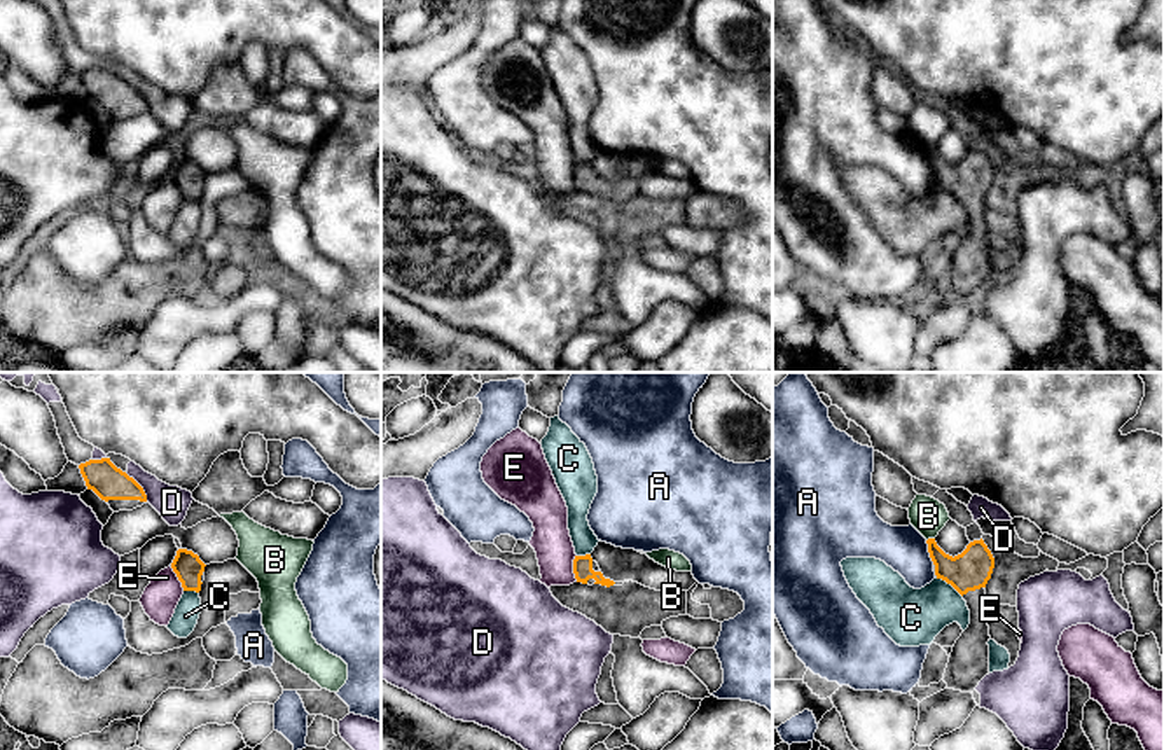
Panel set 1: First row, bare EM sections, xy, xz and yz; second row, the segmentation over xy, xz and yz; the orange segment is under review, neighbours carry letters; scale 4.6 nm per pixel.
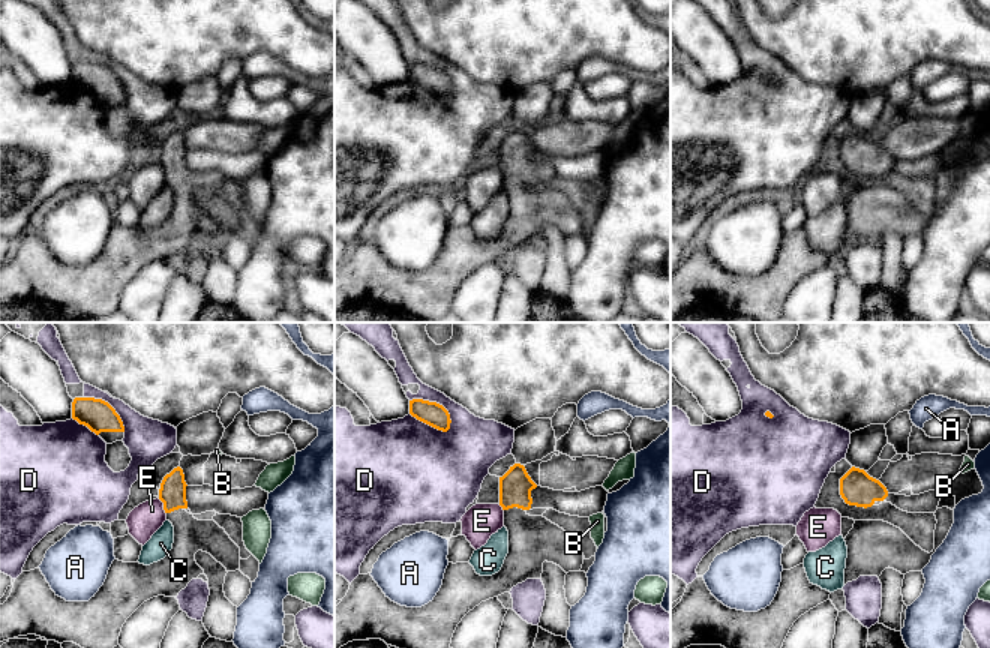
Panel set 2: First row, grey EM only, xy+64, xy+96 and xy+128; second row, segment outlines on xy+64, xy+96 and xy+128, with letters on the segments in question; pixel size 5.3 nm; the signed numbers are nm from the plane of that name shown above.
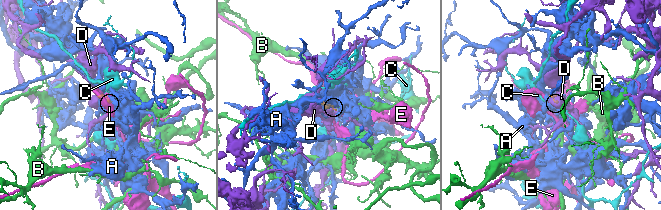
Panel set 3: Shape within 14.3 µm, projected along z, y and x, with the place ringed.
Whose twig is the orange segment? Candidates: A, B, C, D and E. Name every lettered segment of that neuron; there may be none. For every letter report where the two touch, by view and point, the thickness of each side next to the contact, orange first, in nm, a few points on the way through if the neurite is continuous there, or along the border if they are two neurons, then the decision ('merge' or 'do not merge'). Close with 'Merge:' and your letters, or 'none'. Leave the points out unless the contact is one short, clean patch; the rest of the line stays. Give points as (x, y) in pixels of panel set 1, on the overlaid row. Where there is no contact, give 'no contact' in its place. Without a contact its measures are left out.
A: yz (928, 551) | 180/200 nm | do not merge
B: yz (930, 539) | 180/170 nm | along yz (934, 537), (927, 541) | do not merge
C: yz (949, 583) | 180/260 nm | along yz (935, 577), (941, 577), (962, 597) | do not merge
D: xy (140, 486) | 160/160 nm | do not merge
E: xz (574, 569) | 100/180 nm | along xz (575, 555), (574, 577), (577, 581) | do not merge
Merge: none

